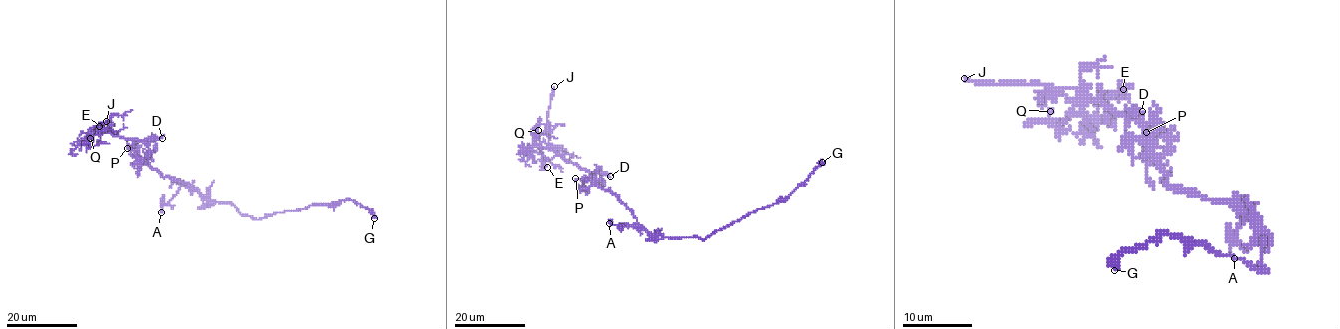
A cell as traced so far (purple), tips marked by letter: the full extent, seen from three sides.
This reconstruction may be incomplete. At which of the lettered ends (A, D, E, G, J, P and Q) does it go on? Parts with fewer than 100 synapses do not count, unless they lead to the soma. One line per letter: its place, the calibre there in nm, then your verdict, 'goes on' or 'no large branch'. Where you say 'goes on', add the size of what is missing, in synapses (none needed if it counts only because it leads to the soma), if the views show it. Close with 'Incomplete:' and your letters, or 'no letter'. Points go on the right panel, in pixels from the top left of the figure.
A: place (1234, 258); calibre 240 nm; no large branch
D: place (1142, 111); calibre 130 nm; no large branch
E: place (1123, 89); calibre 220 nm; no large branch
G: place (1114, 270); calibre 500 nm; no large branch
J: place (964, 78); calibre 240 nm; goes on
P: place (1146, 132); calibre 200 nm; no large branch
Q: place (1050, 111); calibre 280 nm; no large branch
Incomplete: J

